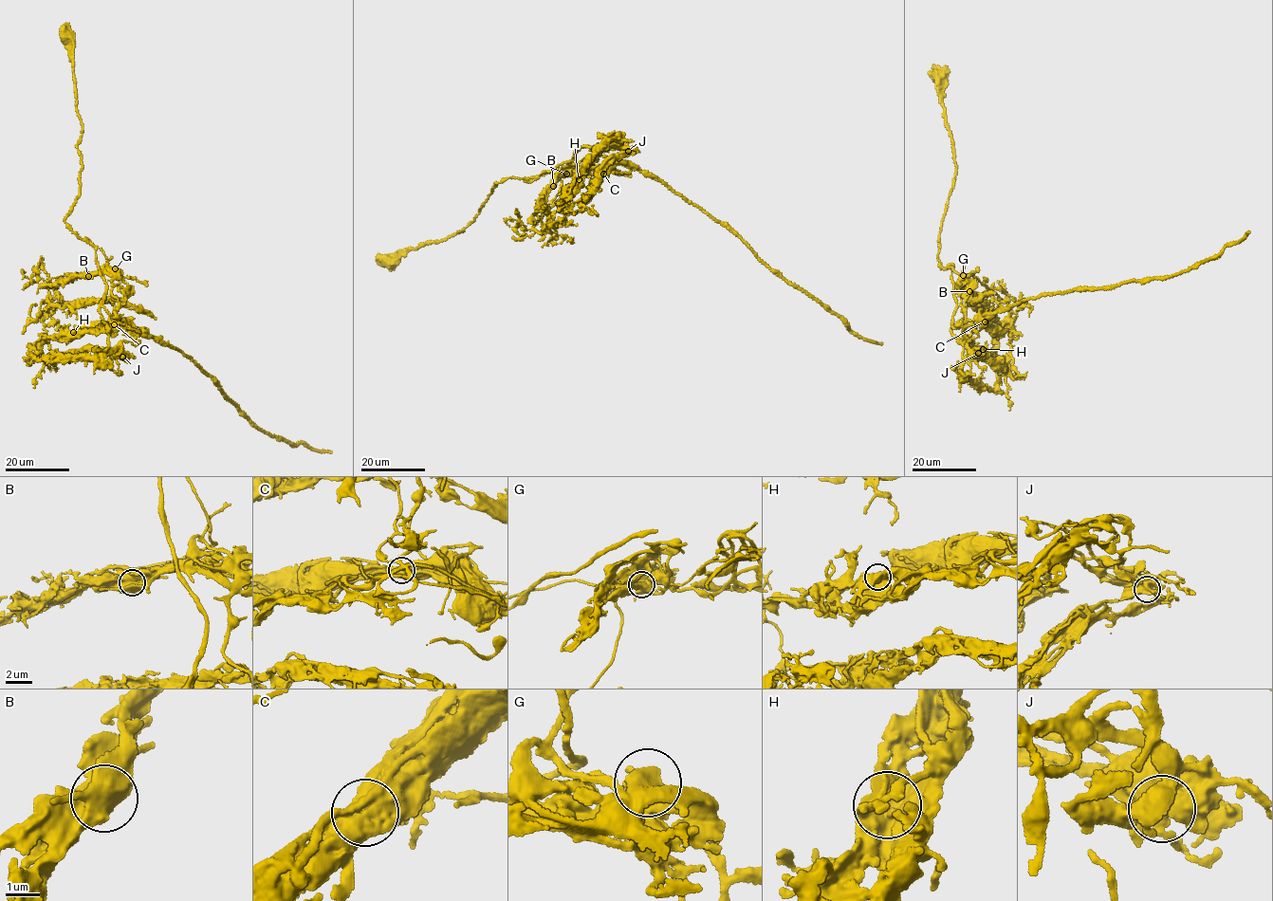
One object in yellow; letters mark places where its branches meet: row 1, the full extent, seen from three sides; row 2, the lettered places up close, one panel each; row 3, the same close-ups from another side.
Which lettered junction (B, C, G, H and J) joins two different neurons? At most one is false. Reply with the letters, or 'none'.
C

